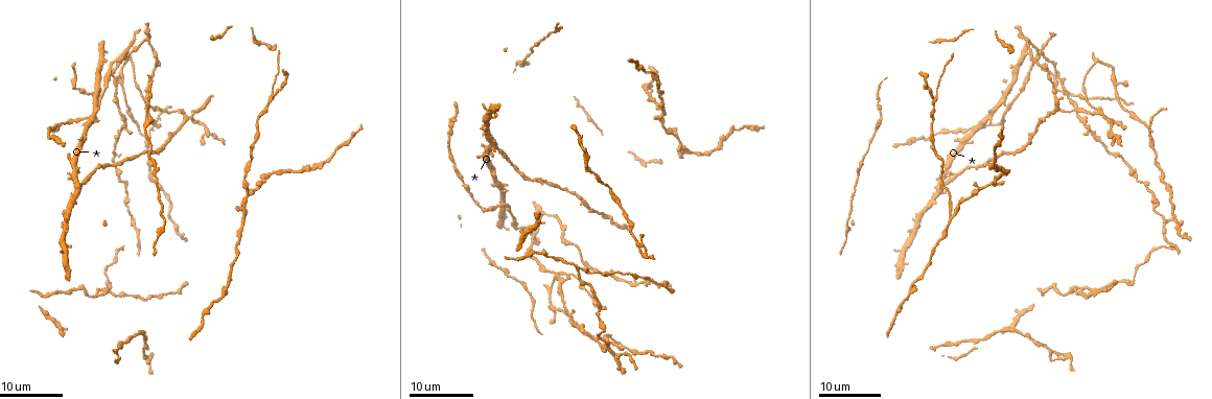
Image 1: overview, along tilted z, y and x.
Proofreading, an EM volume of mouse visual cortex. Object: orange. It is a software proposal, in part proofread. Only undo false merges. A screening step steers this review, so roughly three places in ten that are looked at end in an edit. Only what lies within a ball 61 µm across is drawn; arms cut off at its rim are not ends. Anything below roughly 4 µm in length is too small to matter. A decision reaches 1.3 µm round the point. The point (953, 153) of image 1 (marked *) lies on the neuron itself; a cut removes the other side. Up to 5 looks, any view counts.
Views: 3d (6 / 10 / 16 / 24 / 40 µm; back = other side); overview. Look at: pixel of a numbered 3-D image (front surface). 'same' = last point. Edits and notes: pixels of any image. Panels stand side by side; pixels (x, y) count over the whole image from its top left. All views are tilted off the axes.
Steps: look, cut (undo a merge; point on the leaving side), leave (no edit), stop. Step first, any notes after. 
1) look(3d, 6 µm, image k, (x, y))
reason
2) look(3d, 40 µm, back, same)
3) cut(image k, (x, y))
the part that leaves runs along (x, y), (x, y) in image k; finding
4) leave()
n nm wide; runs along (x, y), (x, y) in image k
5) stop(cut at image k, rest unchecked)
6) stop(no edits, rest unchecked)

look(3d, 16 µm, image 1, (662, 112))
three arms meet

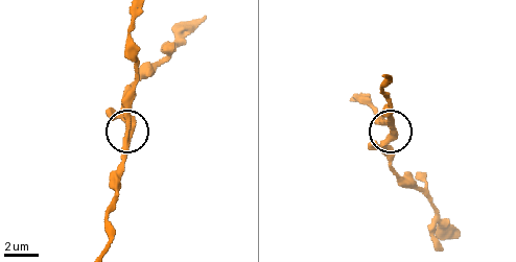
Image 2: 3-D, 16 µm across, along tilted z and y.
look(3d, 10 µm, image 2, (132, 132))

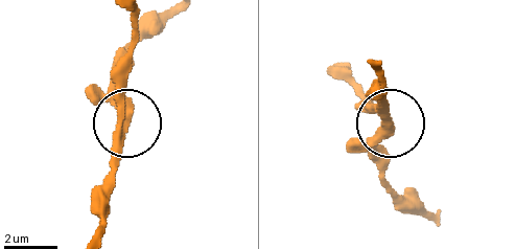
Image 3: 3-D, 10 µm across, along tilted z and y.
look(3d, 10 µm, back, image 3, (386, 122))
other side

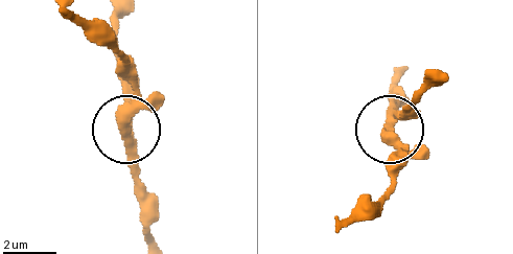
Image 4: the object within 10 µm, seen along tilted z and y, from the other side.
leave()
side arm 27 µm; continuous, no second neuron

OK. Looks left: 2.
look(3d, 24 µm, image 1, (1070, 291))
branch point

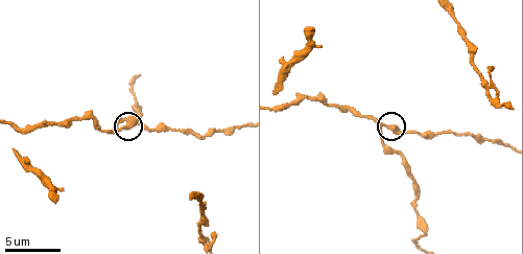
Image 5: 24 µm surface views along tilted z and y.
look(3d, 6 µm, image 5, (124, 126))

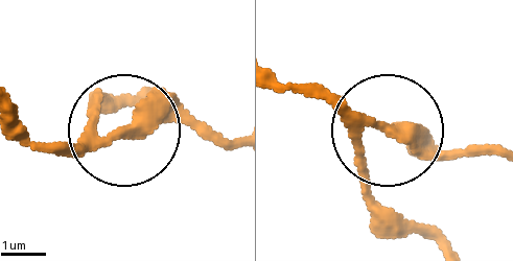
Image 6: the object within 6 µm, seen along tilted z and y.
leave()
runs along (437, 239), (369, 184), (362, 139), (382, 127), (274, 82) in image 6; continuous, no second neuron

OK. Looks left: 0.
stop(no edits, rest unchecked)

